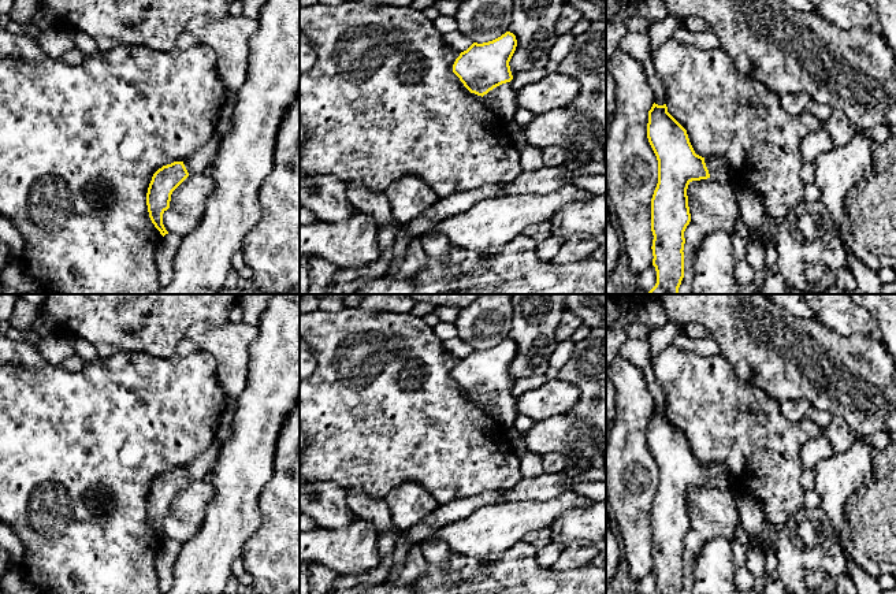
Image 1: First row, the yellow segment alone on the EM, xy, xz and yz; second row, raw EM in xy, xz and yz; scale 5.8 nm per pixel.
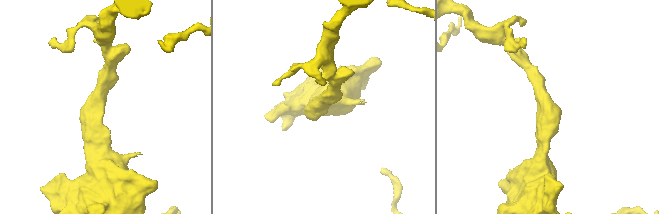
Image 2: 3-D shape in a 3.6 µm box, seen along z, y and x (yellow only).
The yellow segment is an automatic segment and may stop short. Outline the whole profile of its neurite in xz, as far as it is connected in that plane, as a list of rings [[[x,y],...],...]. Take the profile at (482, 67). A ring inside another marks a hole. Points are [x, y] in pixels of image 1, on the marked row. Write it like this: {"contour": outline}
{"contour": [[[510,31],[501,37],[477,44],[461,52],[453,64],[453,73],[464,86],[482,97],[484,105],[502,122],[514,119],[518,109],[517,92],[512,88],[509,62],[516,51],[517,40]]]}

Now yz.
{"contour": [[[653,104],[648,111],[647,138],[658,160],[658,183],[651,198],[653,266],[657,283],[647,294],[678,294],[684,278],[684,231],[691,222],[687,189],[692,181],[711,178],[720,183],[733,179],[726,159],[718,155],[707,159],[695,153],[687,130],[668,112],[666,104]]]}

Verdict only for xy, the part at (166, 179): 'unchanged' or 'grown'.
grown

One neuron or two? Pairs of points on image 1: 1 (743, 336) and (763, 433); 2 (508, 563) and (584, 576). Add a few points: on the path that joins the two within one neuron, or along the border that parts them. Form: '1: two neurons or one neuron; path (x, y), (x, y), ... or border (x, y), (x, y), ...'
1: two neurons; border (729, 364), (743, 379), (780, 401)
2: one neuron; path (527, 579), (565, 579)

